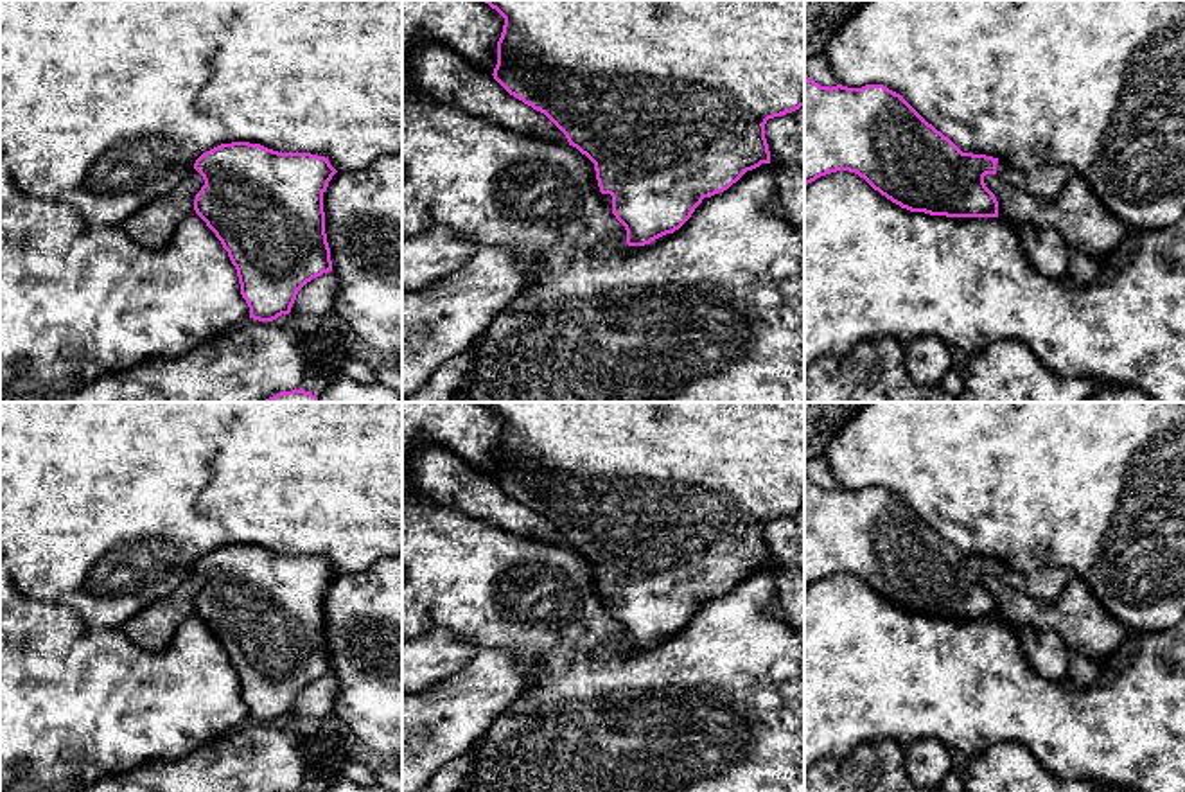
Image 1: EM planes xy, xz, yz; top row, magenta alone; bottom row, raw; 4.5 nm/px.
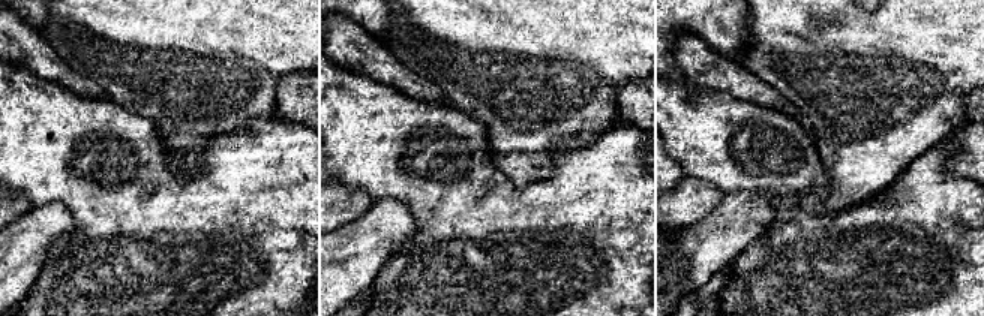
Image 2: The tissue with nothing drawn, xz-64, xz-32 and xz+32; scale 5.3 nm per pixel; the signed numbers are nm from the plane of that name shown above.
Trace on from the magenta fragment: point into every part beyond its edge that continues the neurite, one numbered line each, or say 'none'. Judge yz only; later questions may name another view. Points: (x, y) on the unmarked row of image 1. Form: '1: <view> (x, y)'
1: yz (1047, 584)

